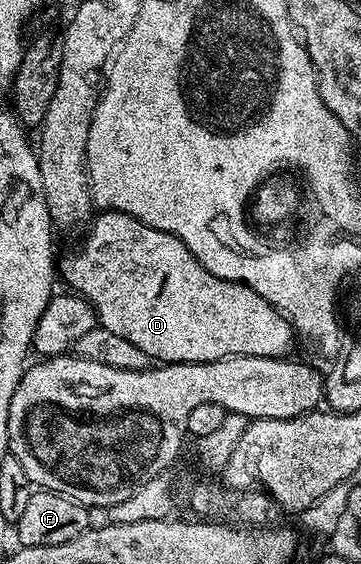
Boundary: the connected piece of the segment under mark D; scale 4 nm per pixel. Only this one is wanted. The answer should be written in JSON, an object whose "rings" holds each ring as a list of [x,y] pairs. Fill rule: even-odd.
{"rings":[[[101,210],[91,220],[87,231],[80,252],[64,263],[64,279],[72,286],[69,288],[73,292],[90,300],[99,326],[138,345],[149,360],[161,364],[213,363],[231,355],[278,359],[291,352],[288,350],[292,347],[294,332],[287,317],[280,314],[270,301],[254,293],[254,289],[214,277],[214,273],[207,271],[178,237],[162,233],[121,211]]]}

